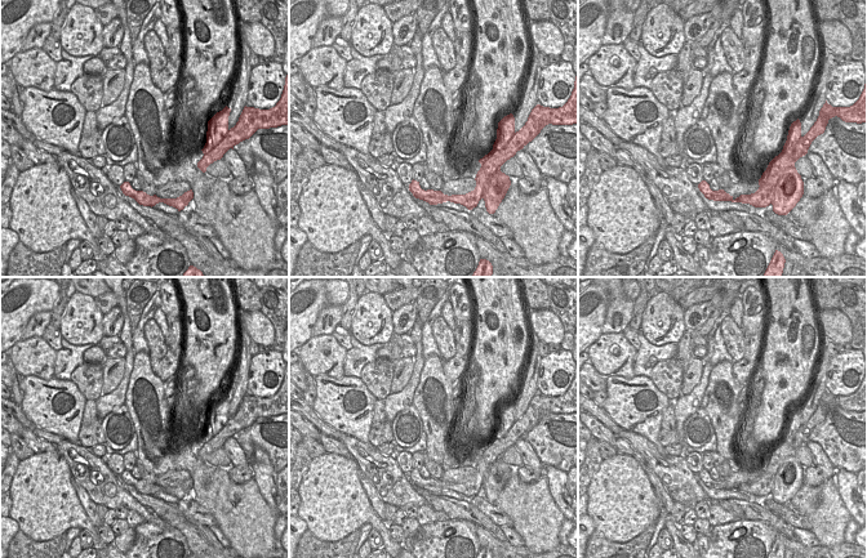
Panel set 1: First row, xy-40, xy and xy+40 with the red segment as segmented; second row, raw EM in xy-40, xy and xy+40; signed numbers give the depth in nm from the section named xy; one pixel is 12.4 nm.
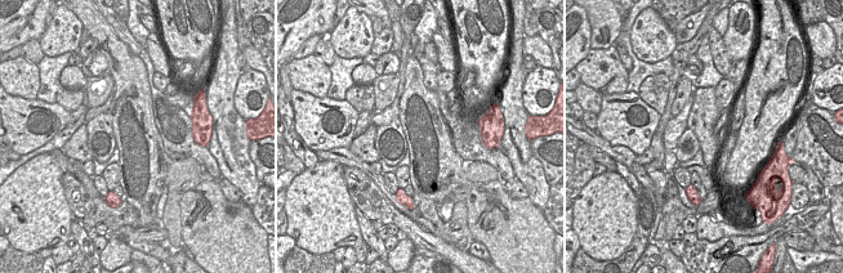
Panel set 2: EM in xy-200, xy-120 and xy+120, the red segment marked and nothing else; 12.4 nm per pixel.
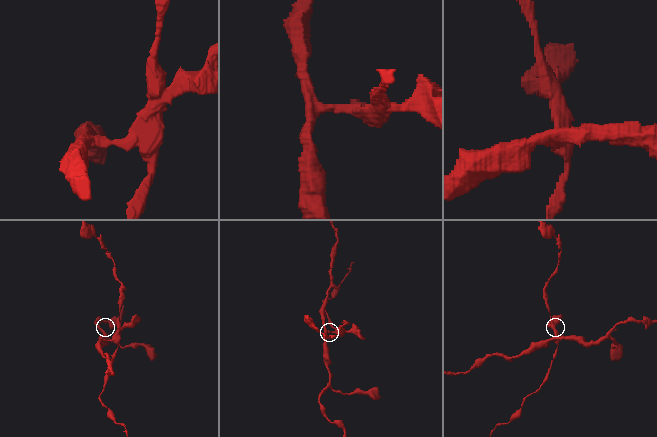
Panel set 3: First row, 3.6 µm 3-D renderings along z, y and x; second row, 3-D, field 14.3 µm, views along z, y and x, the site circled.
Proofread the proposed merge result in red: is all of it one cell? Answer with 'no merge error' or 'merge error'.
merge error

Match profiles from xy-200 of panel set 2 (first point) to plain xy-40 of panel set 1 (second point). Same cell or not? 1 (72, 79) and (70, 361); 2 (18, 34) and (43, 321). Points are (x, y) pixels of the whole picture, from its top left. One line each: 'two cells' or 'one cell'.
1: two cells
2: two cells

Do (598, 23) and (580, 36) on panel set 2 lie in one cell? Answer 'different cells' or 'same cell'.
different cells

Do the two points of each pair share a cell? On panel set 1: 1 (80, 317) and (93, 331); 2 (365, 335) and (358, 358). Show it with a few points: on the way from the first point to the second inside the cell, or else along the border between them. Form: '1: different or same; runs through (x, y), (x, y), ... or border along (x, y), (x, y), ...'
1: same; runs through (81, 321), (89, 329)
2: different; border along (351, 334), (363, 344), (386, 344)

